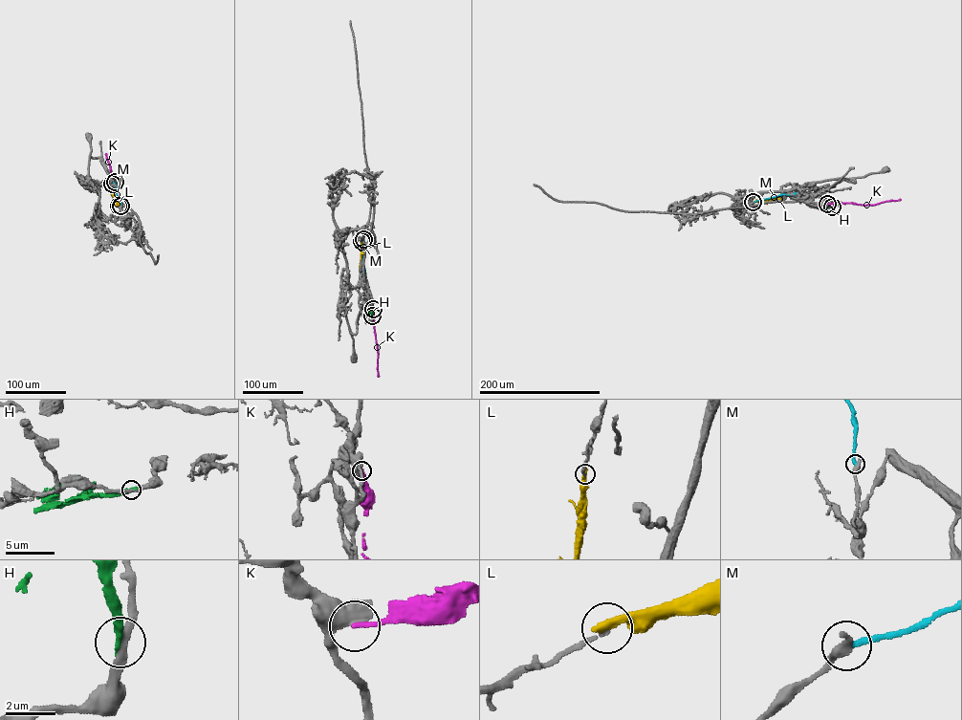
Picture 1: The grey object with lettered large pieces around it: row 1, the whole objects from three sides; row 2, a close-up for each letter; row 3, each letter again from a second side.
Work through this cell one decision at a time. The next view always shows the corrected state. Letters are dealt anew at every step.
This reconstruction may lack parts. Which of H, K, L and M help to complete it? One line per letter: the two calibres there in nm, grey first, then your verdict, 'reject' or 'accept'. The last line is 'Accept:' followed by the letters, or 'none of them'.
H: 280 nm thick on the grey side, 340 nm on the other; reject
K: 800 nm thick on the grey side, 180 nm on the other; reject
L: 150 nm thick on the grey side, 400 nm on the other; reject
M: 440 nm thick on the grey side, 260 nm on the other; reject
Accept: none of them

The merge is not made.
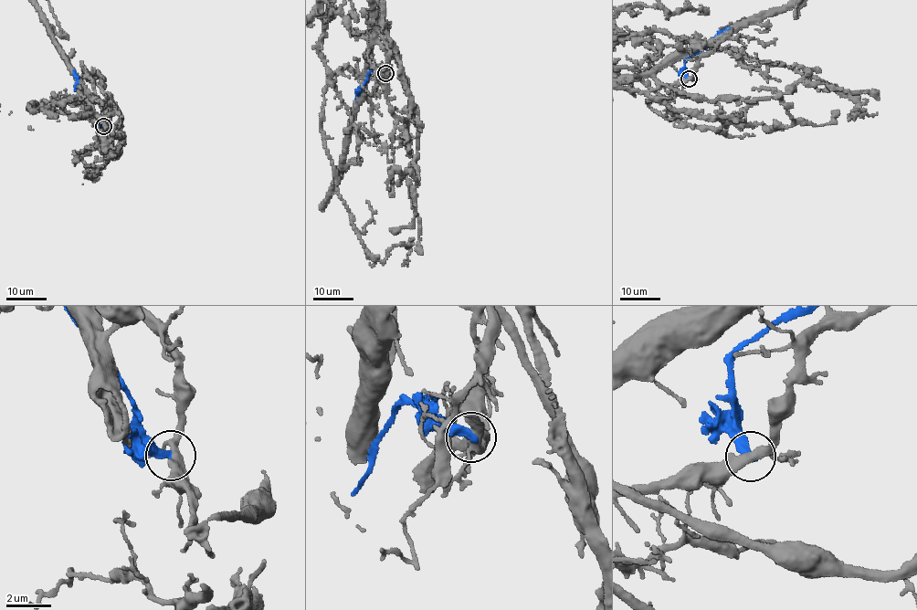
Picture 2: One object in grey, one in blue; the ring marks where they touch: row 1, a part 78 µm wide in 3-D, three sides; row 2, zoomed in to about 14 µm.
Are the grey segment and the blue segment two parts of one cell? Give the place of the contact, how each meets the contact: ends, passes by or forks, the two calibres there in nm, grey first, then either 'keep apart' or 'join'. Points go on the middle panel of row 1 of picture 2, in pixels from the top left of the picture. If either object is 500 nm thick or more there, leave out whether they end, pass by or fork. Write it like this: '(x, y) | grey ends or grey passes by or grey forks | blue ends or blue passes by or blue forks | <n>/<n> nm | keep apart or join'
(385, 73) | grey forks | blue ends | 320/340 nm | keep apart

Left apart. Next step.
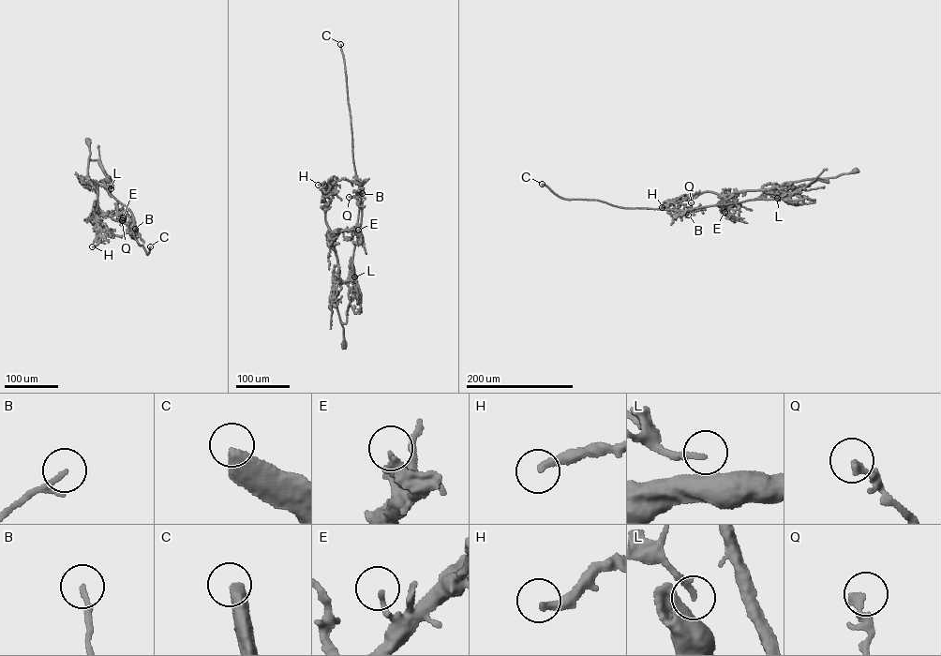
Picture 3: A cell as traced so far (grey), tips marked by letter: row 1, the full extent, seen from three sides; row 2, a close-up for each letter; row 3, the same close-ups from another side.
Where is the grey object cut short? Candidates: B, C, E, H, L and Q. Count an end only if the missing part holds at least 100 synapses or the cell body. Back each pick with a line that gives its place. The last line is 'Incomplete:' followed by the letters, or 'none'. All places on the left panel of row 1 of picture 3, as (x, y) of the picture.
C: place (150, 246)
Incomplete: C

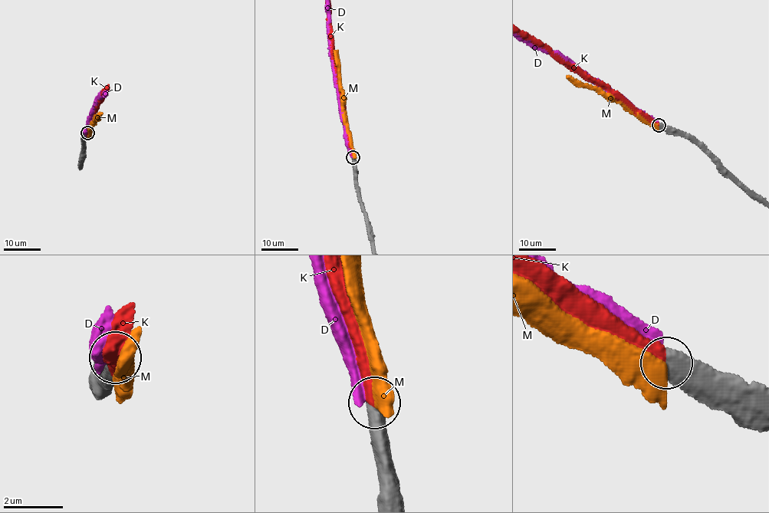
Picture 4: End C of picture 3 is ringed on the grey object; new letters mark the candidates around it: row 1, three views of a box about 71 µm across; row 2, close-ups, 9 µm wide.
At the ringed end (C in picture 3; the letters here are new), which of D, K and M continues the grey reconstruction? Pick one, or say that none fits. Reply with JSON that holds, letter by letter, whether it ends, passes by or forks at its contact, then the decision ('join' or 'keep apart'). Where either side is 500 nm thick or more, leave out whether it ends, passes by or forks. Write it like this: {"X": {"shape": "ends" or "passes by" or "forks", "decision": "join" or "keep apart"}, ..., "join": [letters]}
{"D": {"decision": "keep apart"}, "K": {"decision": "join"}, "M": {"decision": "keep apart"}, "join": ["K"]}

